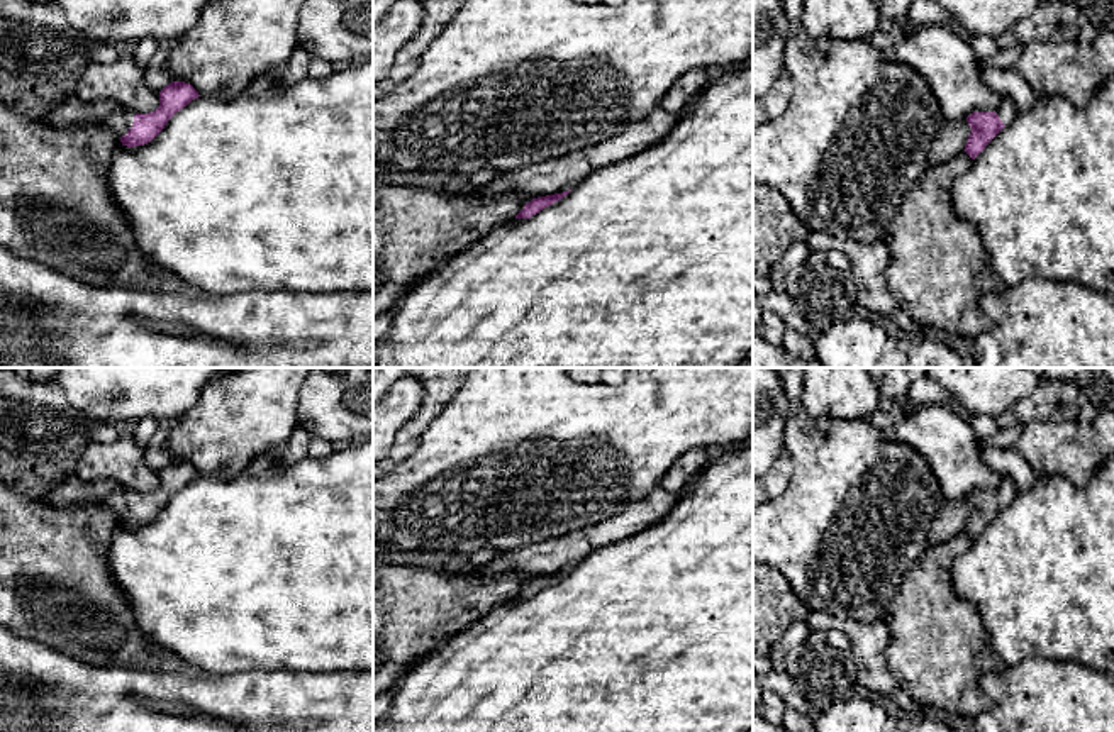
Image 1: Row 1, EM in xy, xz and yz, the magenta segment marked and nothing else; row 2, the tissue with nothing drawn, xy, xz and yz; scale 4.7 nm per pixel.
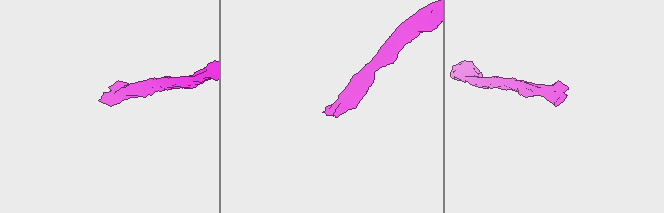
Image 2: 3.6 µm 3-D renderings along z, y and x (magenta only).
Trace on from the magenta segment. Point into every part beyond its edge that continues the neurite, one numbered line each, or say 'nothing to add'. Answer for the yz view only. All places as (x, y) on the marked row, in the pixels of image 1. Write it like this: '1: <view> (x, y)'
1: yz (1008, 109)

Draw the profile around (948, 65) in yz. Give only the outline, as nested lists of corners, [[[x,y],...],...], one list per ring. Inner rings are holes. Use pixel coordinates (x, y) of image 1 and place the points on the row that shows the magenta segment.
[[[955,25],[905,27],[885,58],[917,71],[939,103],[944,120],[995,112],[1002,95],[989,88],[978,56]]]

